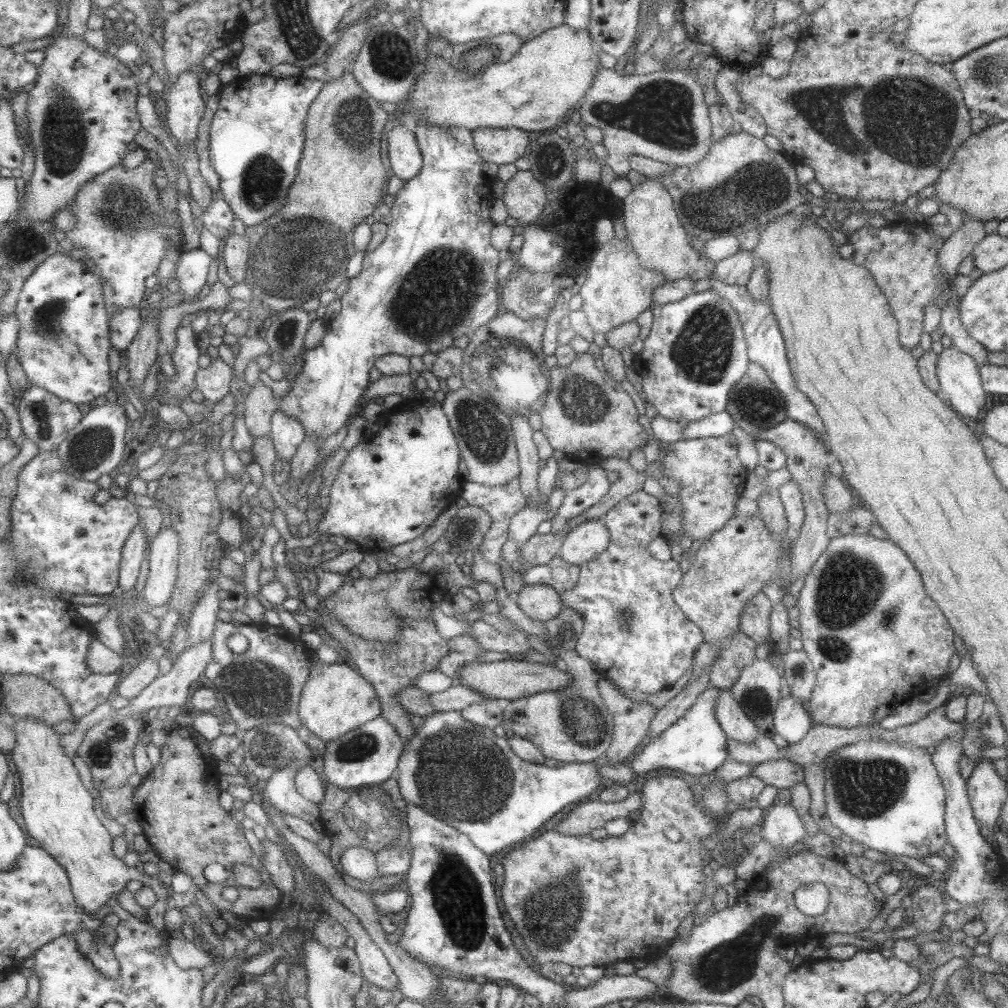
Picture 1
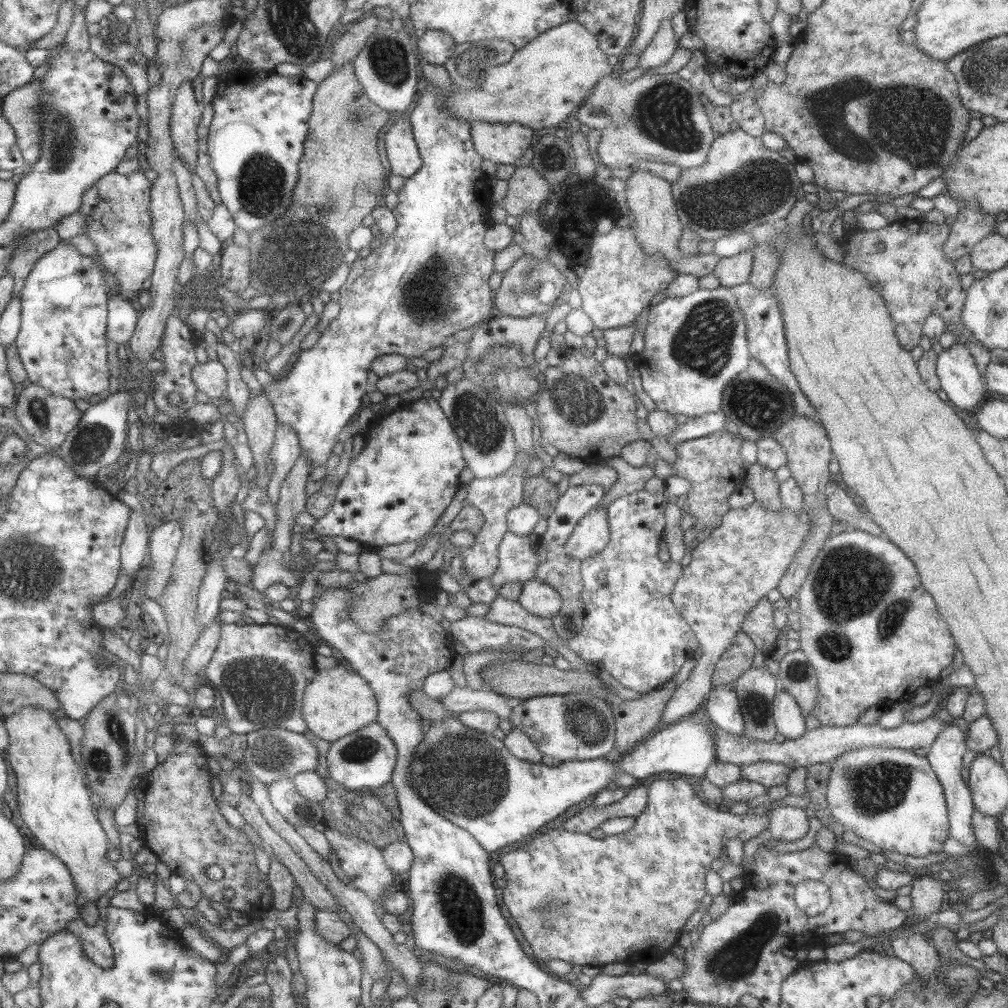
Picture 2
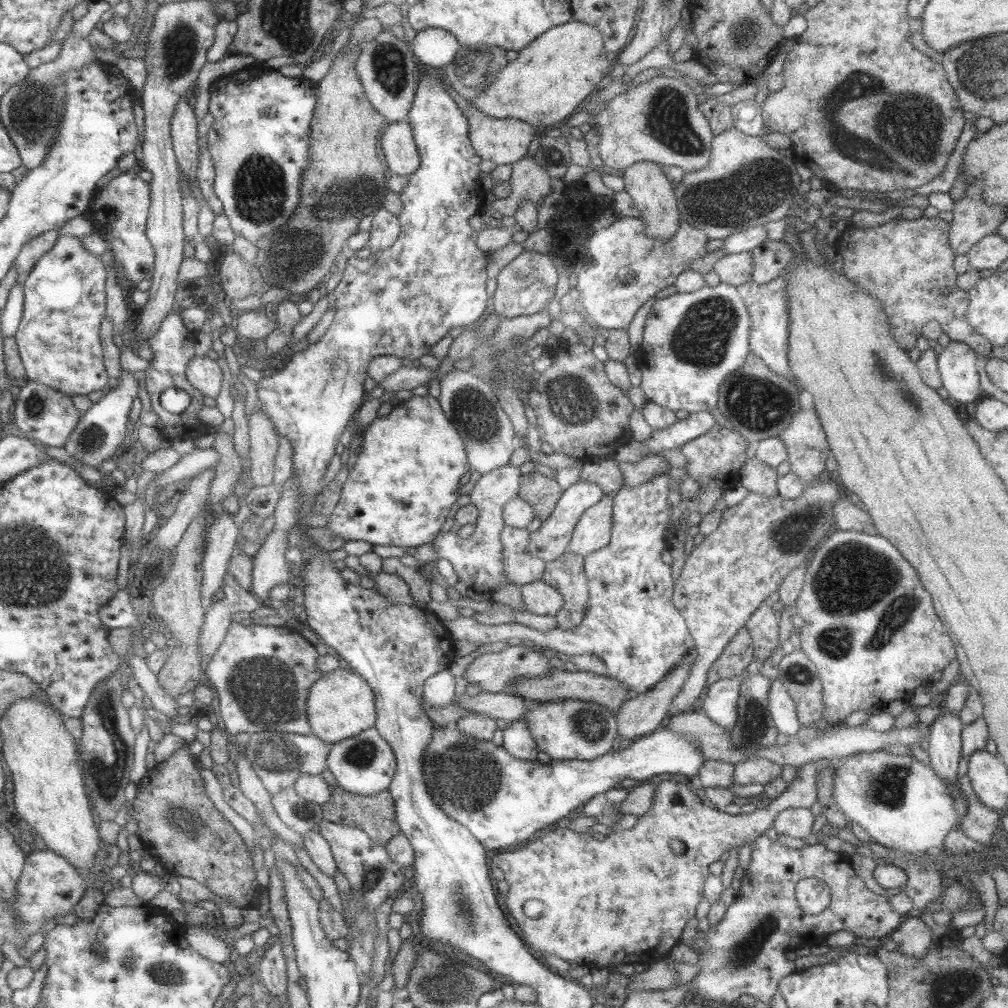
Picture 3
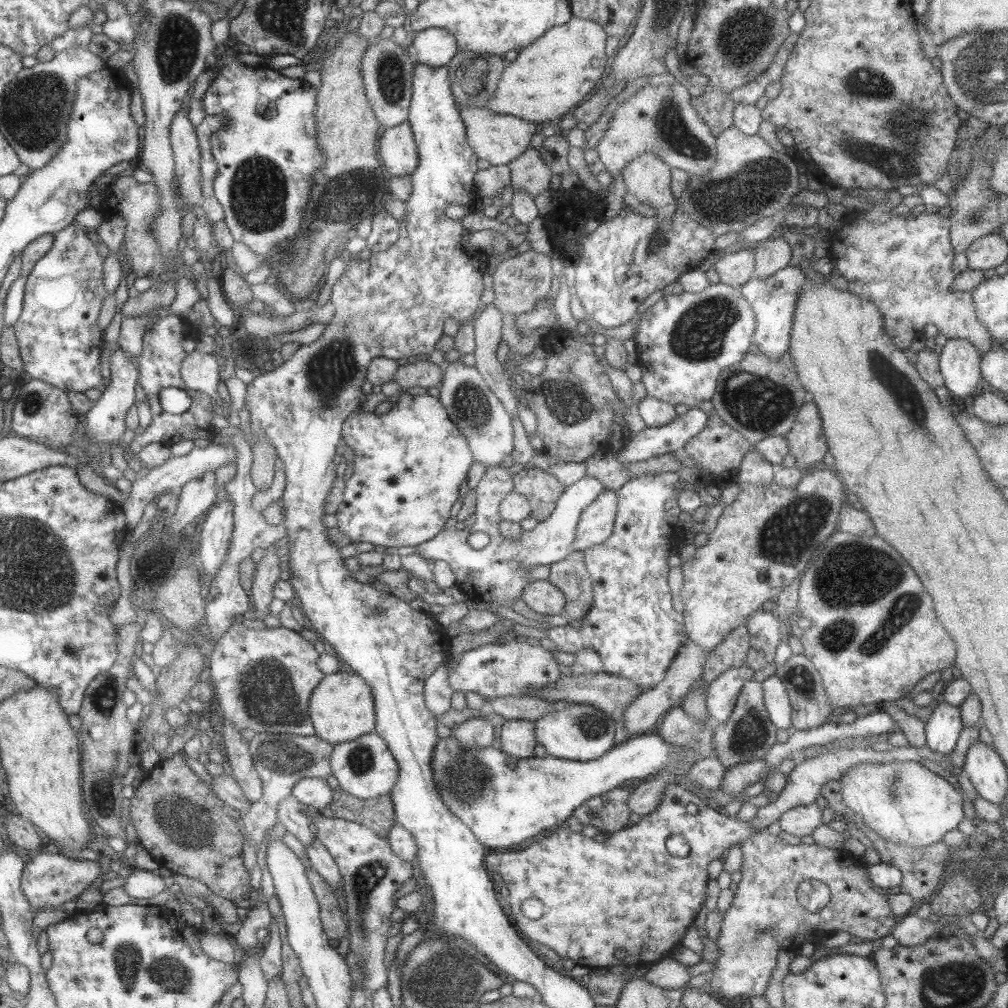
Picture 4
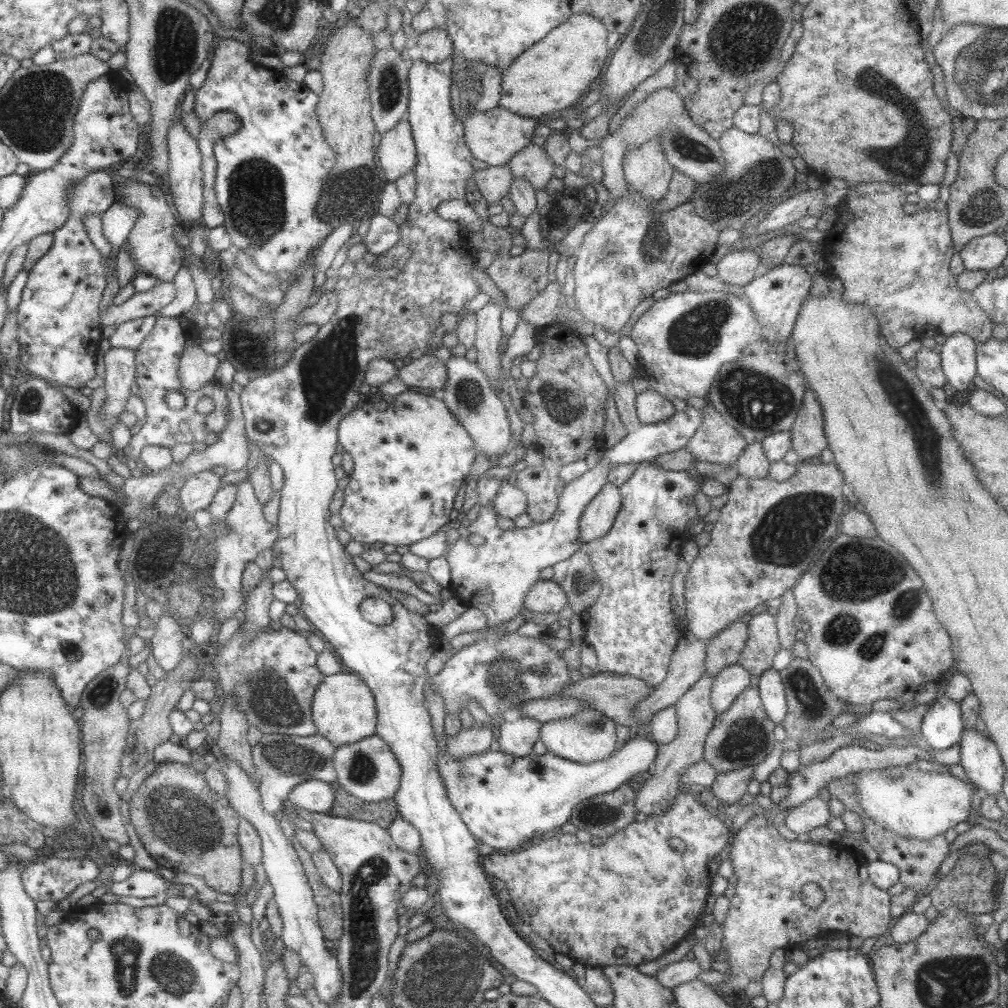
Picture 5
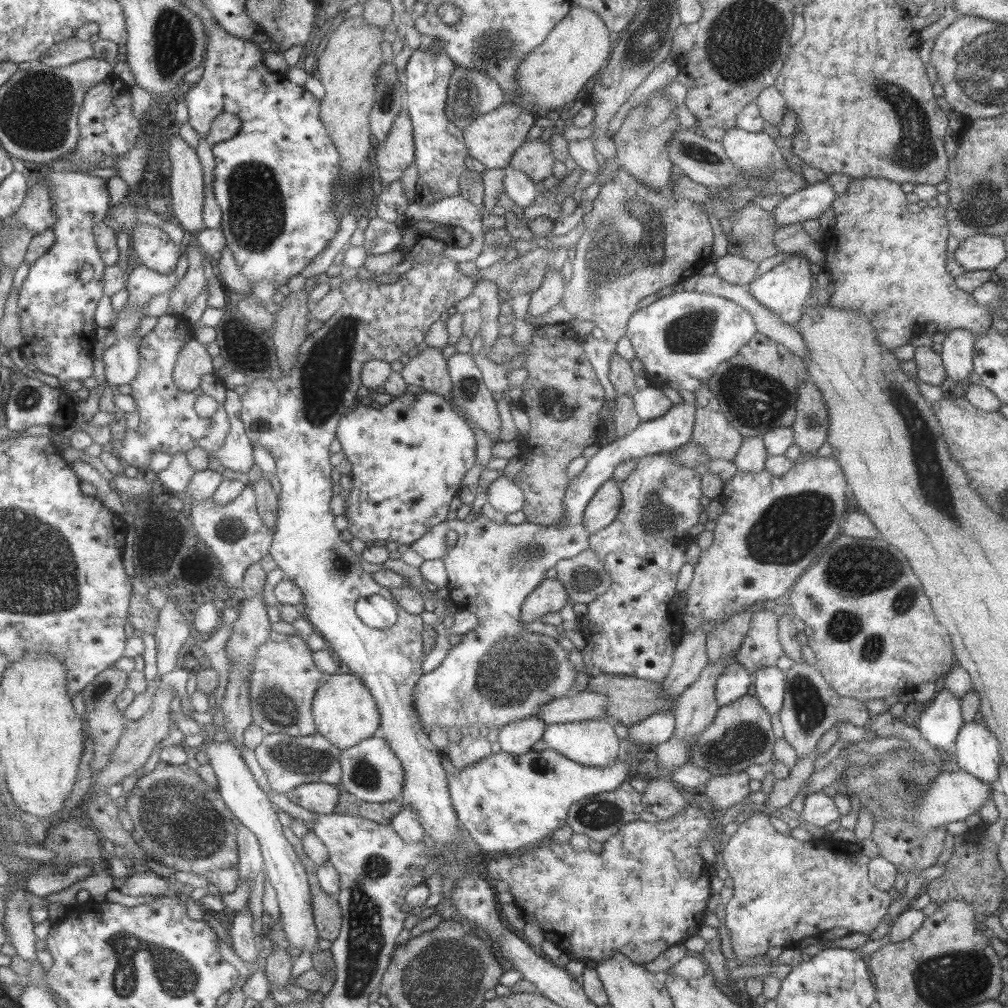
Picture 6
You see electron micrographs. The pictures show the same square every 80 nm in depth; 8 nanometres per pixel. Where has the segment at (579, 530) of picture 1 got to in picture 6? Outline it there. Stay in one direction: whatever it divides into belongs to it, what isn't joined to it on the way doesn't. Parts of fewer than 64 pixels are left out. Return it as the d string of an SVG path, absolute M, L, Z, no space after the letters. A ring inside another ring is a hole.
M609 477L593 493L583 511L583 526L589 533L593 533L607 526L618 513L622 503L622 496L618 483Z

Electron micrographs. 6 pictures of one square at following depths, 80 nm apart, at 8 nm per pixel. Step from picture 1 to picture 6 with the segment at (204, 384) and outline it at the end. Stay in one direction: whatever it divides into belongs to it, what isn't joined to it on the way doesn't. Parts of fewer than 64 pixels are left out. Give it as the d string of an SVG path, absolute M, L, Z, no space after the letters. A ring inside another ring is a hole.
M193 339L181 350L175 366L175 383L185 393L199 392L205 374L215 376L213 358L201 342Z

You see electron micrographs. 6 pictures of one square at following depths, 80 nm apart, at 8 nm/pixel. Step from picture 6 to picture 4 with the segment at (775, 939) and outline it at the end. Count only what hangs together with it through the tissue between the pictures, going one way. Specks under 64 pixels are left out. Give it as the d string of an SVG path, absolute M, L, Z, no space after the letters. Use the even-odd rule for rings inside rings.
M759 830L739 842L741 849L741 880L733 892L732 902L723 913L719 928L719 937L715 946L719 949L719 957L713 963L714 967L708 972L709 980L702 987L709 994L716 992L725 998L735 996L762 995L768 986L771 971L776 963L779 949L788 946L800 947L805 942L815 943L821 935L840 931L856 937L878 943L891 933L896 926L895 916L891 912L887 895L878 894L871 889L861 866L845 849L831 850L817 844L787 844L779 836L769 834L767 830ZM817 880L827 885L830 899L817 912L807 912L799 906L796 888L801 881Z

